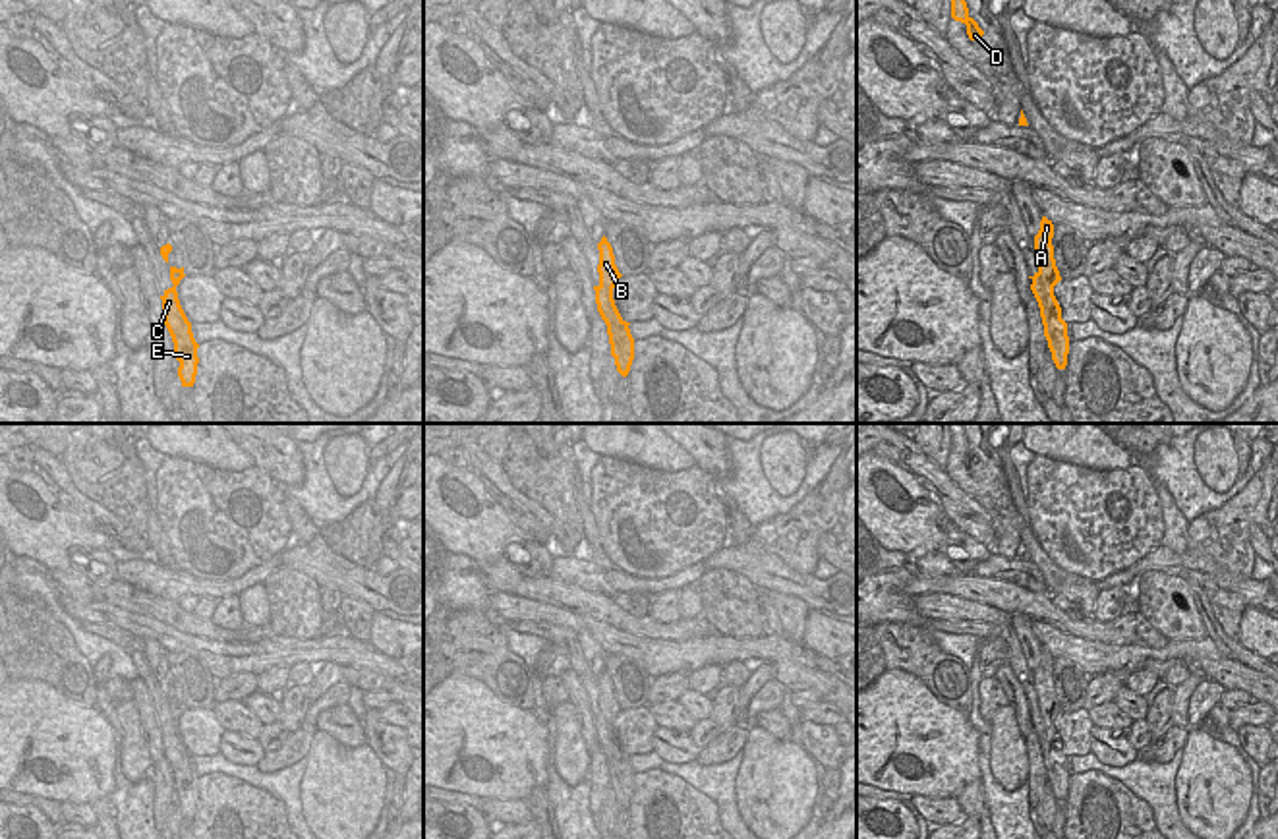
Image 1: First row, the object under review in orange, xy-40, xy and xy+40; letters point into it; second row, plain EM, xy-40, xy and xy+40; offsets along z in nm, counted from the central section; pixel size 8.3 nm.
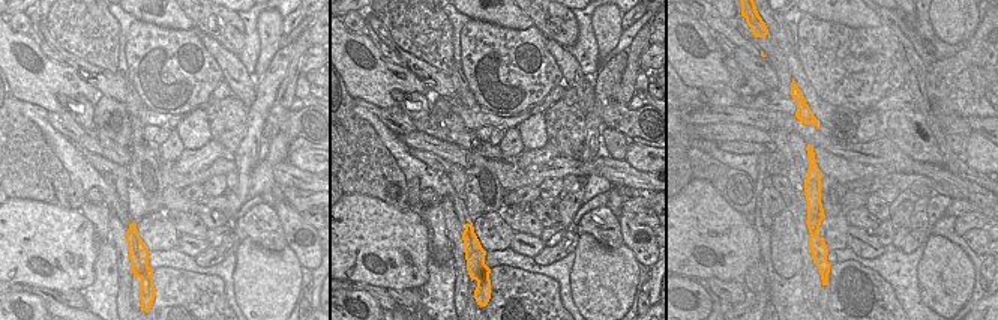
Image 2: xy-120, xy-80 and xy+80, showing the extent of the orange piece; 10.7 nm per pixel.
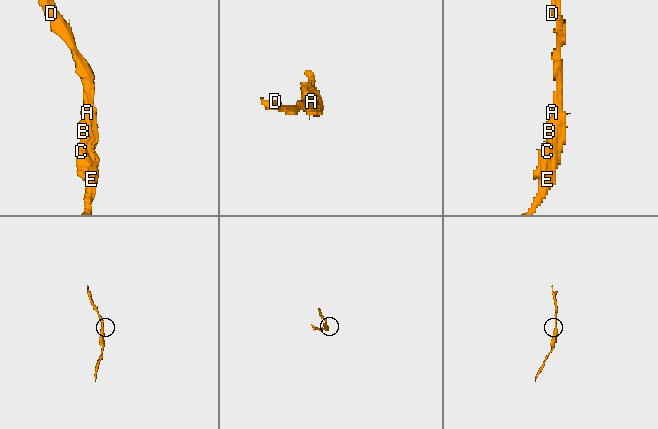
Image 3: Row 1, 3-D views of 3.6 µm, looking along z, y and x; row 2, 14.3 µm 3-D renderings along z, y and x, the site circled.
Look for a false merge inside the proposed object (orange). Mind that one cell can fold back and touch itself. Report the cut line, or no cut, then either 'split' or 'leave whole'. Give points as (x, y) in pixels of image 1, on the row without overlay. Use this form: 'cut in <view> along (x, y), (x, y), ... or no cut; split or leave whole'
no cut; leave whole

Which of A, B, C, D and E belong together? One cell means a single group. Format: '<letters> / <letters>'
A B C D E

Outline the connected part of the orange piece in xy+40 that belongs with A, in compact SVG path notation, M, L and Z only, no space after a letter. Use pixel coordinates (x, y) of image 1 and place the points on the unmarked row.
M1046 650L1040 653L1040 663L1034 669L1034 690L1038 704L1029 709L1031 723L1038 735L1044 758L1044 769L1058 802L1065 802L1069 787L1067 756L1061 752L1061 740L1054 729L1054 719L1061 713L1054 692L1054 657Z

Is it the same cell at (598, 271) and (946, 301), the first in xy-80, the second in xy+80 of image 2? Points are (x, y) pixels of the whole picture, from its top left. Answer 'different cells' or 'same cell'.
same cell

